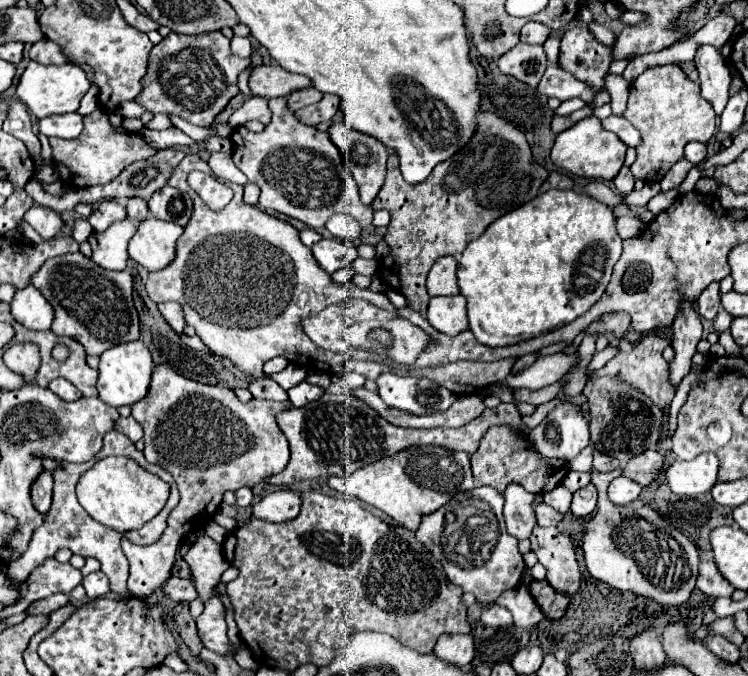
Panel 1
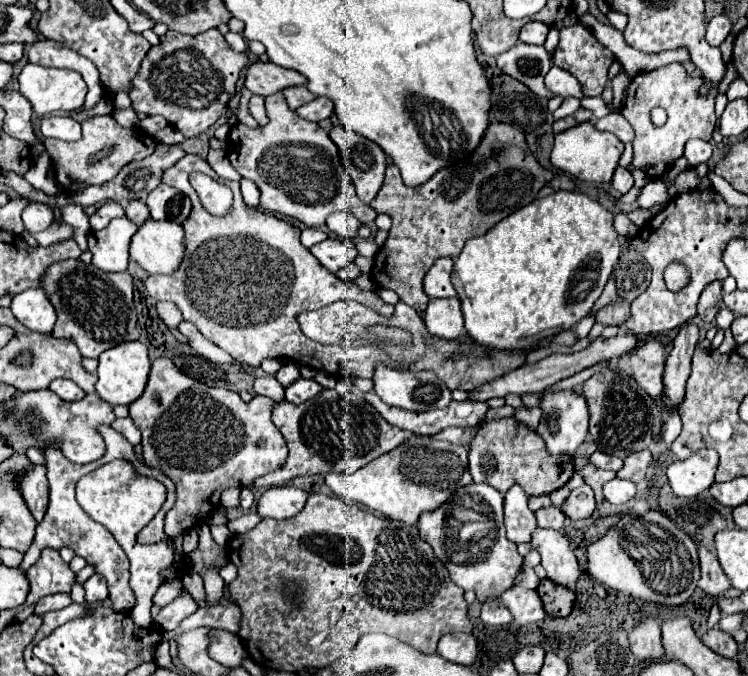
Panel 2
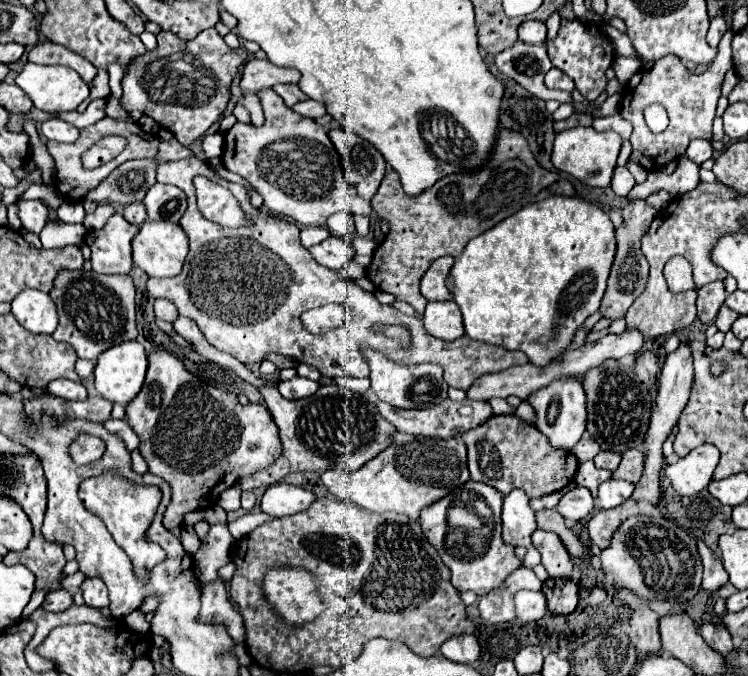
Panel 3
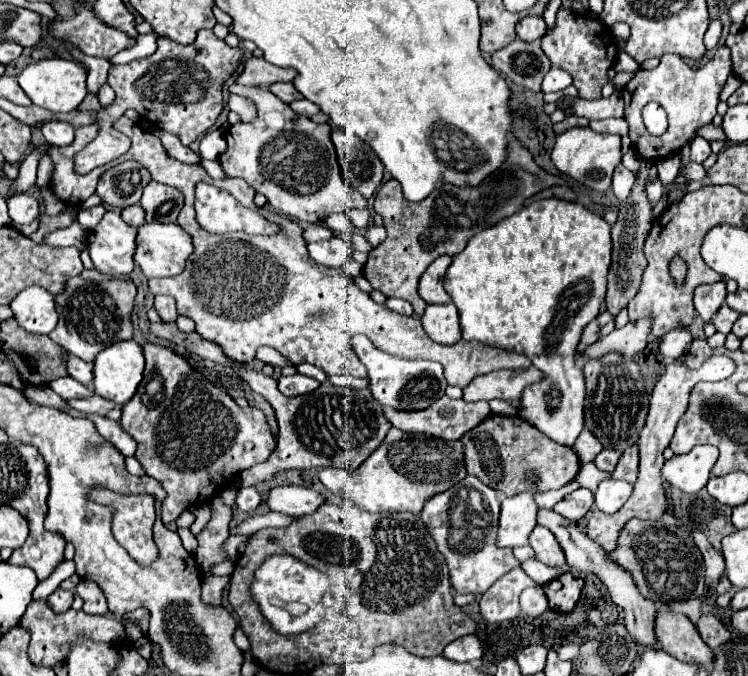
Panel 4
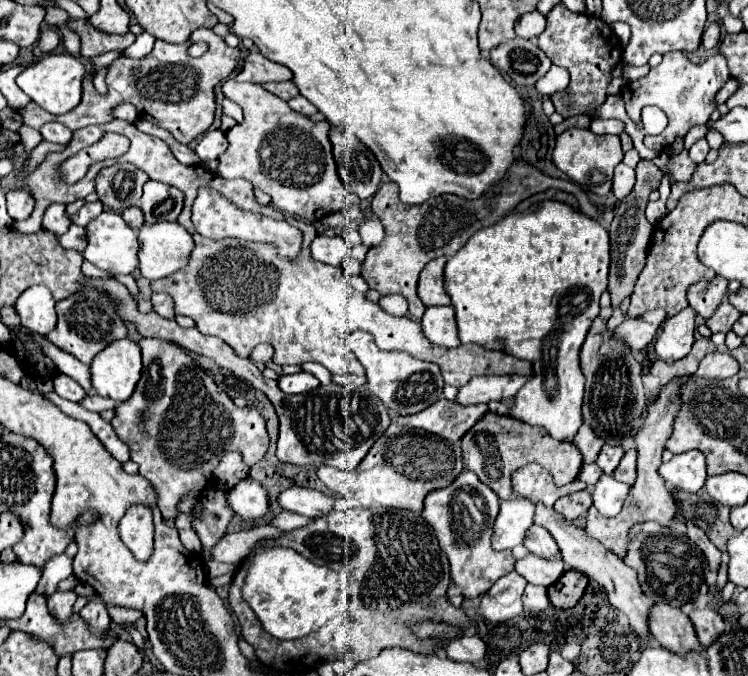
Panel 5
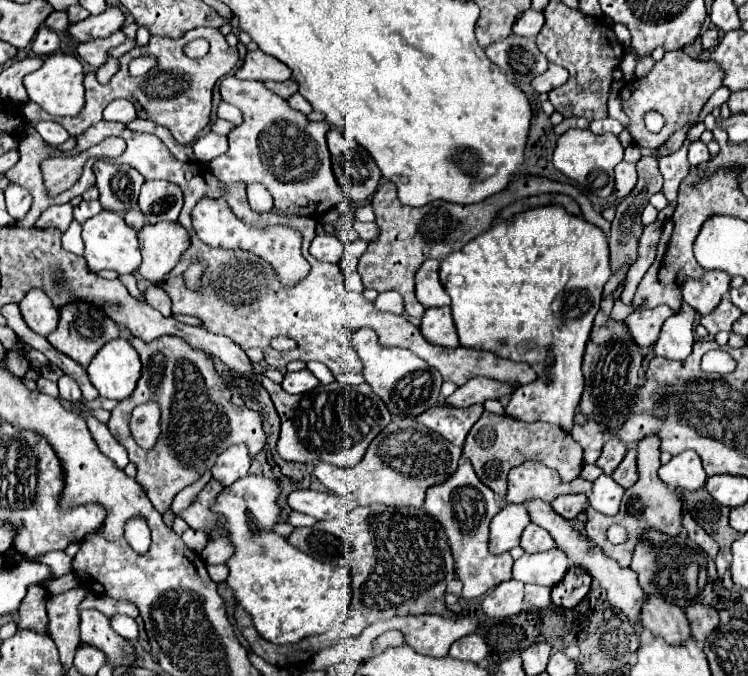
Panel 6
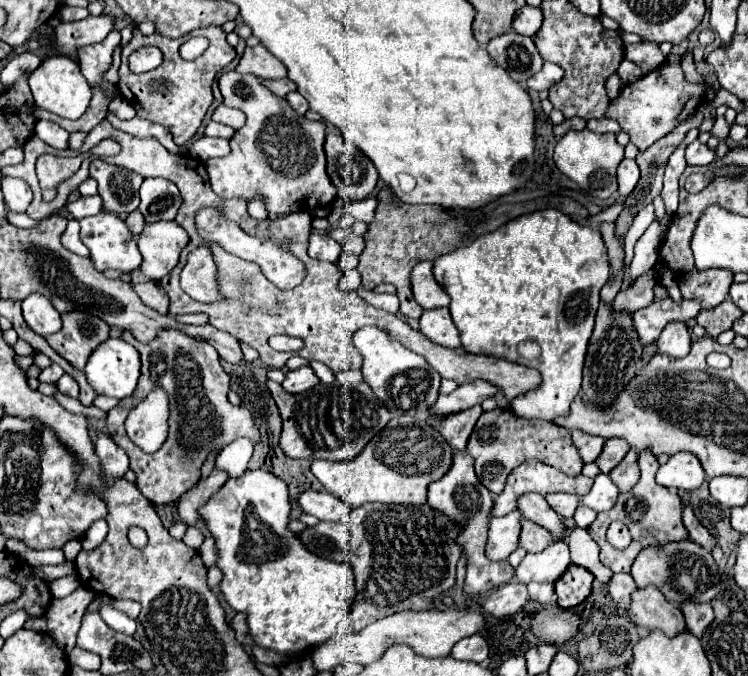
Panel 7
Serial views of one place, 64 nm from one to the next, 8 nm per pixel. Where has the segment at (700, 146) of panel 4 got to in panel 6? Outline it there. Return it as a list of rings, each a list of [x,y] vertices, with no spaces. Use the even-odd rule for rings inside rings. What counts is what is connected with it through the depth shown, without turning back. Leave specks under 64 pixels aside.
[[[702,140],[698,142],[692,142],[690,144],[690,150],[688,150],[688,160],[692,166],[698,166],[698,164],[704,164],[710,160],[710,152],[706,148],[706,144]]]

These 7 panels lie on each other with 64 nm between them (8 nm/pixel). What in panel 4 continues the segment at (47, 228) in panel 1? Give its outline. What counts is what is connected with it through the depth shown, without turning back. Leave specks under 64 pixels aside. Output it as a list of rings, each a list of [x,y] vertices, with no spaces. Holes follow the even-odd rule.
[[[18,194],[8,200],[8,212],[16,224],[32,224],[40,216],[40,202],[30,194]]]

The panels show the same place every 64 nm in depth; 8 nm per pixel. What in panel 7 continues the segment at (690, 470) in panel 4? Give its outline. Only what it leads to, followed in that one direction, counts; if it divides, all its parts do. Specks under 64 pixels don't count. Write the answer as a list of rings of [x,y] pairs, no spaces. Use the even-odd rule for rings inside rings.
[[[682,452],[670,456],[670,460],[660,466],[656,482],[666,488],[696,490],[704,482],[704,470],[692,452]]]

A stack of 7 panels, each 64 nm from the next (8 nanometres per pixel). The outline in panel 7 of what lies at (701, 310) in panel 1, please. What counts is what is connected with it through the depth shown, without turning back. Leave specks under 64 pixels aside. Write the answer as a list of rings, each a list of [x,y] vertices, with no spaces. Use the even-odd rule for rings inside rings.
[[[698,270],[678,280],[682,296],[686,300],[700,300],[704,310],[718,306],[728,296],[730,284],[732,272],[726,270]]]

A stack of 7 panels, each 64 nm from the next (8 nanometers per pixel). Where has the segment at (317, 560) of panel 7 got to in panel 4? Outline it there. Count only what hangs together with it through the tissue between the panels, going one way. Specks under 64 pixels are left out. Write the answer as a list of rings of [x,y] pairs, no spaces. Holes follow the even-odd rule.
[[[240,488],[240,490],[238,490],[236,504],[238,504],[240,510],[252,512],[252,510],[256,510],[258,504],[260,504],[260,494],[258,494],[254,488]],[[270,556],[266,564],[256,570],[254,578],[256,580],[250,586],[254,600],[260,604],[262,614],[280,634],[300,634],[310,630],[334,606],[328,592],[328,578],[292,556]]]

